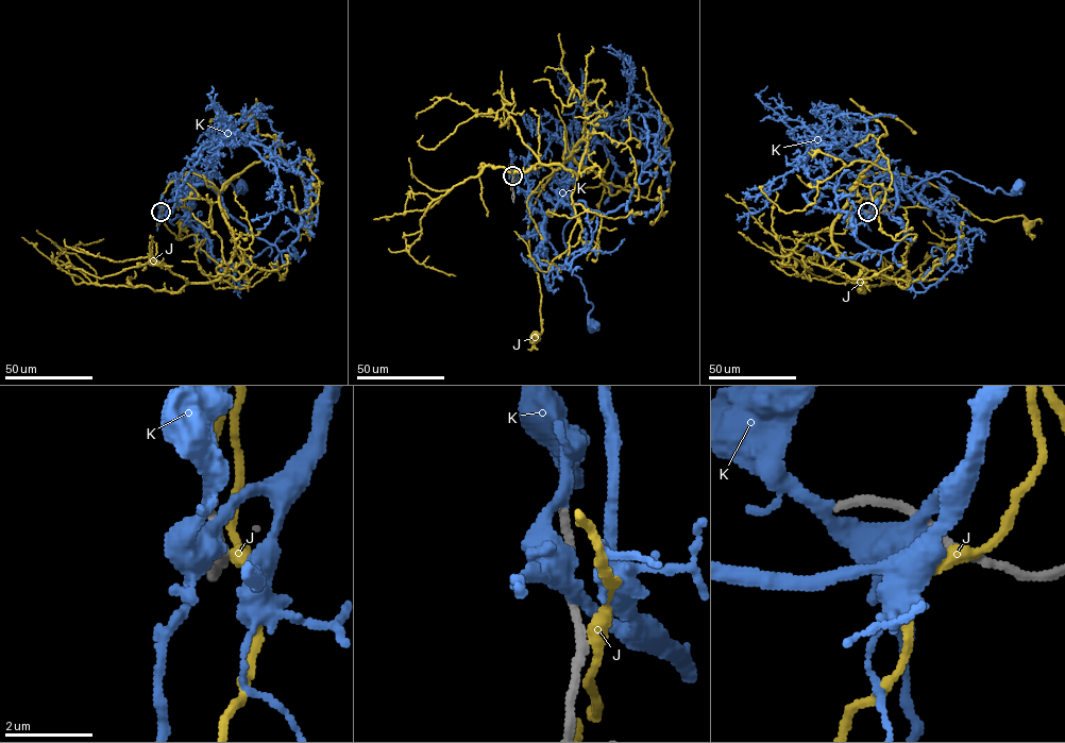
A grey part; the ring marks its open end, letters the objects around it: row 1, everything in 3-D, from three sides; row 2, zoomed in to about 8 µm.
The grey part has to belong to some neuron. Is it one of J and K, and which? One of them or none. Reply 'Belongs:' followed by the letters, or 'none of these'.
Belongs: K

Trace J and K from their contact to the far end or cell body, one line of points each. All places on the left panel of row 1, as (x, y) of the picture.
J: (161, 213), (170, 183), (181, 179), (216, 202), (210, 182), (193, 172), (176, 178), (189, 216), (181, 225)
K: (161, 210), (215, 172), (222, 192), (210, 181), (215, 171), (235, 191), (241, 188), (237, 193), (240, 186)

